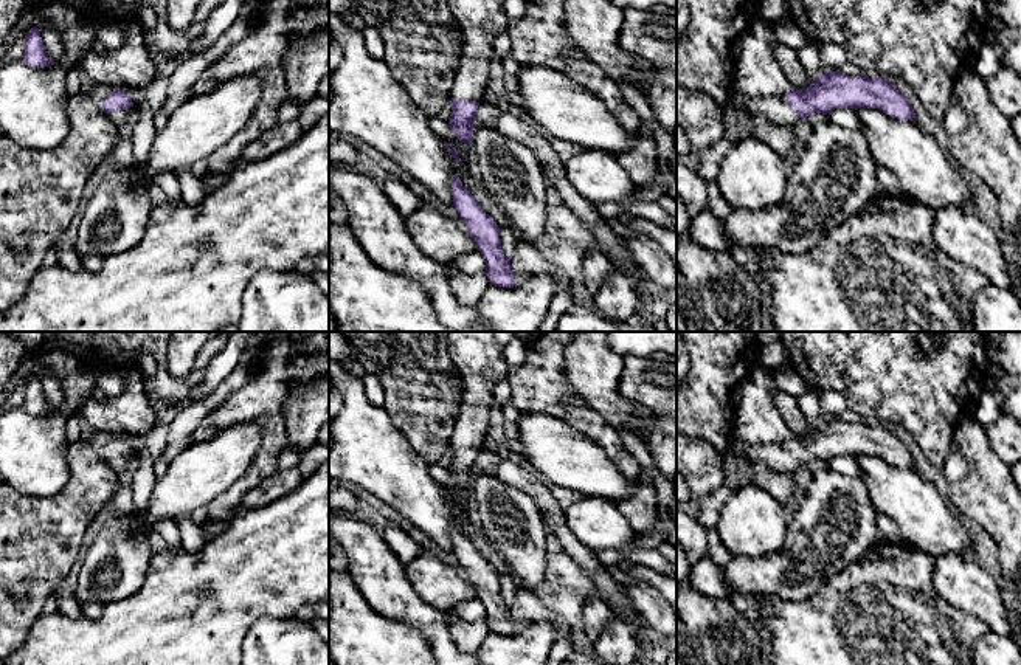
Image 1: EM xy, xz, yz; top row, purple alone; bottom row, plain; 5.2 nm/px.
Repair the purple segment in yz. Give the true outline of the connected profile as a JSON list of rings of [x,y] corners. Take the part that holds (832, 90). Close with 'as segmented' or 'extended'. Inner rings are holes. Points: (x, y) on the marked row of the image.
[[[829,71],[805,88],[793,88],[784,98],[746,96],[734,90],[729,101],[715,102],[711,96],[677,87],[677,121],[689,138],[692,153],[700,157],[725,138],[723,113],[735,109],[762,115],[773,124],[794,126],[810,113],[827,115],[835,109],[878,109],[897,119],[915,119],[908,99],[886,78],[847,76]]]; extended

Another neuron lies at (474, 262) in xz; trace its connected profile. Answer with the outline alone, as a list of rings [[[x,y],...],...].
[[[476,250],[467,254],[456,256],[452,262],[444,265],[445,274],[452,271],[459,271],[466,274],[484,274],[486,273],[486,259]]]

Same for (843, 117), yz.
[[[835,109],[825,115],[825,119],[829,119],[833,124],[850,129],[860,129],[863,126],[855,109]]]

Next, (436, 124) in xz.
[[[428,116],[430,129],[442,140],[450,143],[456,150],[459,160],[469,167],[469,171],[479,180],[479,174],[475,169],[473,163],[473,150],[470,144],[461,143],[453,130],[450,129],[448,122],[441,119],[439,116]]]

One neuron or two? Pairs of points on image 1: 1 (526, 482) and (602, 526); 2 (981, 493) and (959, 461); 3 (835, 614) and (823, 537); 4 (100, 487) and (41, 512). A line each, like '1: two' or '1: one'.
1: two
2: two
3: two
4: one

